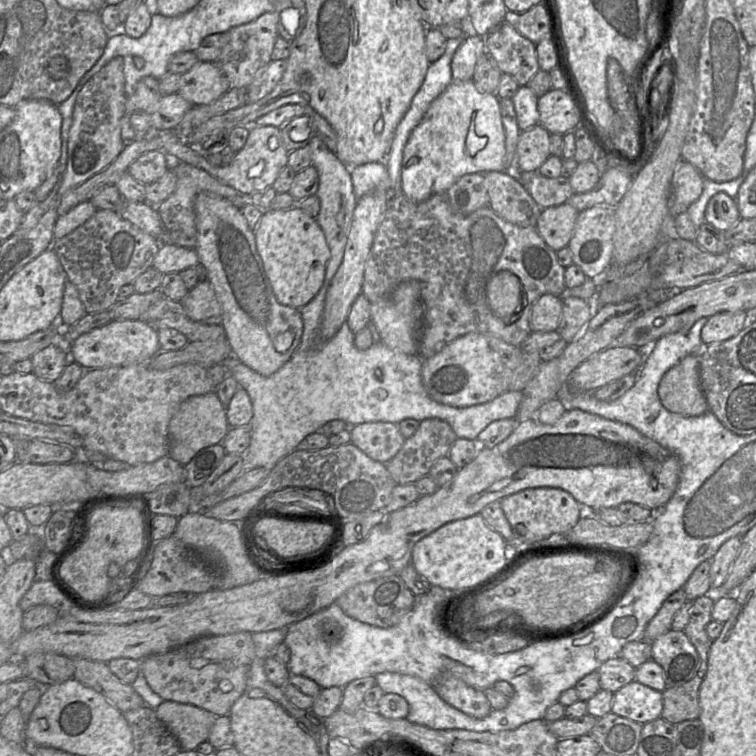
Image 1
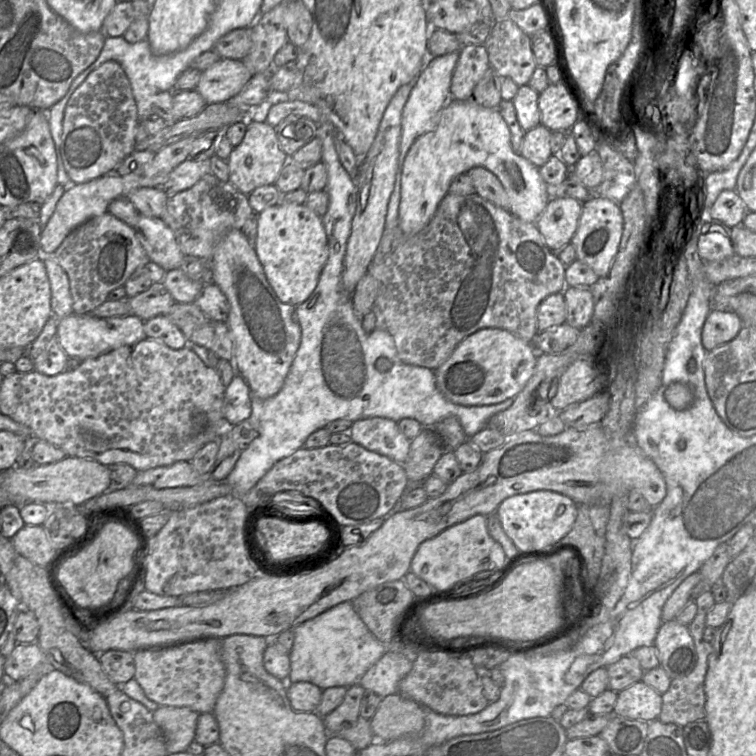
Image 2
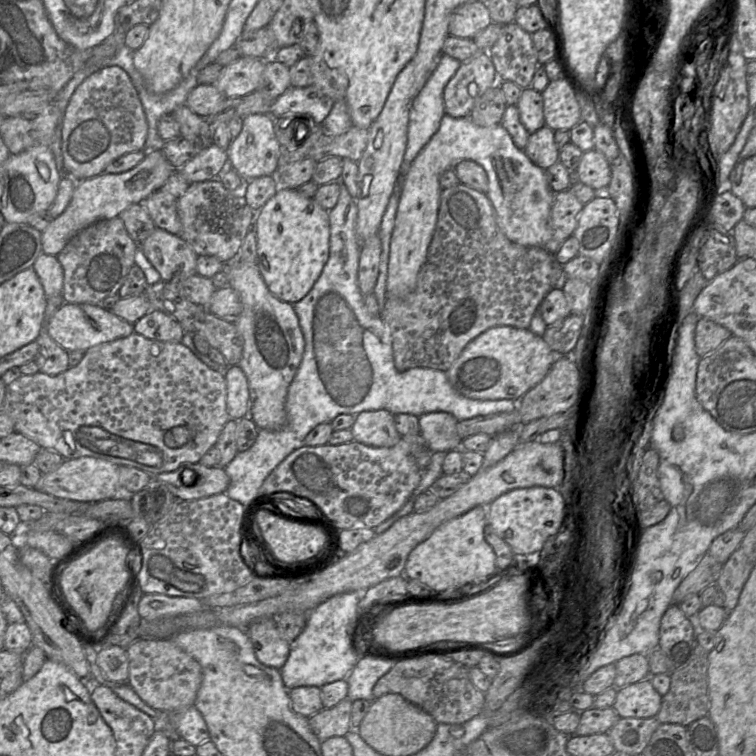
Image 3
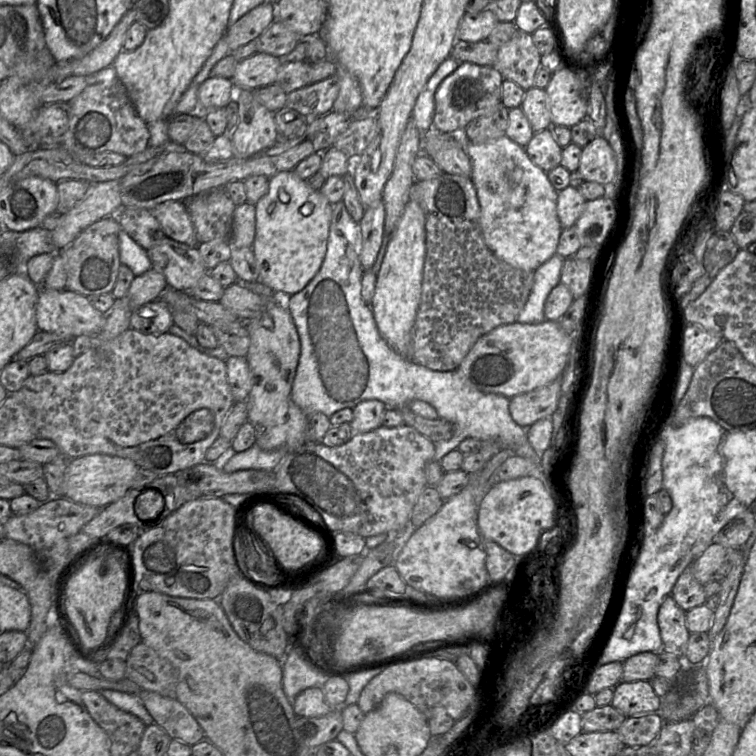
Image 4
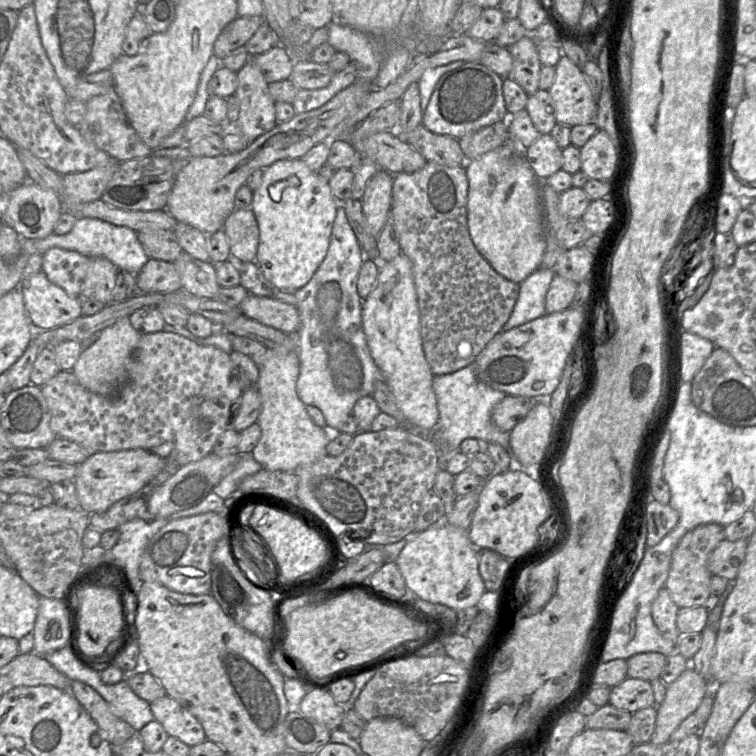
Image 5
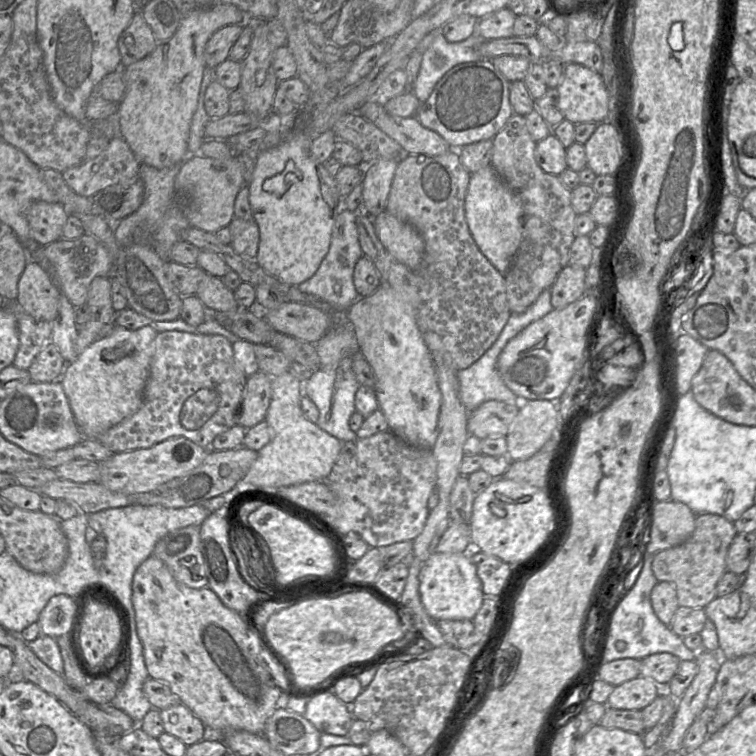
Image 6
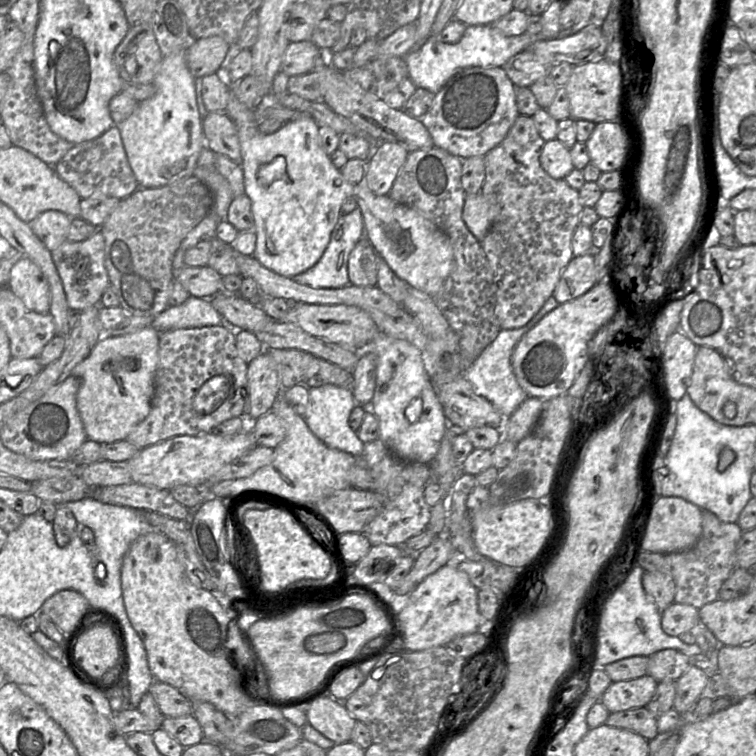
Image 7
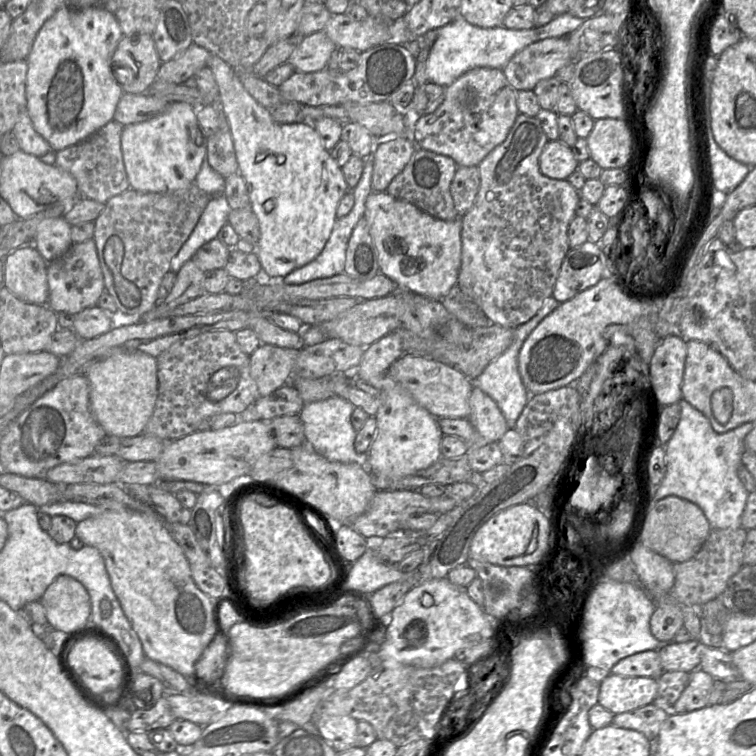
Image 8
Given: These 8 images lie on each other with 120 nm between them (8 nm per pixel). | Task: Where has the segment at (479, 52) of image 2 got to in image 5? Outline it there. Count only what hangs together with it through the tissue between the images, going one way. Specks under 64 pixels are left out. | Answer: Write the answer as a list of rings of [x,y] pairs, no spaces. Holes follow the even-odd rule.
[[[479,62],[464,63],[438,80],[428,106],[423,111],[421,124],[433,133],[460,139],[482,127],[508,120],[510,116],[503,96],[503,80]]]

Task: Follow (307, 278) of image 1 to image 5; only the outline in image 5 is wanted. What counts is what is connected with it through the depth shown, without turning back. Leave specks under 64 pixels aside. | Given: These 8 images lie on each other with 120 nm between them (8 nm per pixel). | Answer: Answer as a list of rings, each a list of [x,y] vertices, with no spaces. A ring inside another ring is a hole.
[[[301,159],[279,160],[264,170],[261,185],[253,192],[251,201],[259,228],[255,262],[277,289],[295,292],[311,280],[328,252],[338,206],[343,204],[334,199],[328,182],[310,170]]]

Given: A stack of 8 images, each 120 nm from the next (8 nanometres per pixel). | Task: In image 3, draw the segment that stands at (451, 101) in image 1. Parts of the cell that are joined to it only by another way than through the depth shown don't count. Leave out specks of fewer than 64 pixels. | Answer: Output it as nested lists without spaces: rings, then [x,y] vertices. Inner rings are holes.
[[[445,114],[437,132],[411,162],[401,183],[400,200],[390,242],[386,282],[387,298],[405,298],[414,291],[418,273],[426,260],[428,247],[437,222],[442,190],[439,177],[444,171],[453,169],[462,160],[473,160],[486,171],[488,176],[486,194],[495,210],[498,227],[510,241],[524,246],[544,247],[550,239],[549,217],[556,192],[551,188],[545,170],[535,165],[523,150],[516,147],[508,131],[501,124],[481,127],[476,125],[469,116],[455,118]]]

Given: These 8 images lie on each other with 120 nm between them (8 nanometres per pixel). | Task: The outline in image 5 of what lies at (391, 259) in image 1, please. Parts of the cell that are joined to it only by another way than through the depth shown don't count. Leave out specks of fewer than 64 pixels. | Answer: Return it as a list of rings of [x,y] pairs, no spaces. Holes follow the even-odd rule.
[[[427,162],[415,172],[393,176],[390,219],[401,253],[412,263],[423,350],[434,376],[450,374],[473,363],[508,321],[520,294],[520,283],[498,274],[476,249],[468,230],[467,199],[468,179],[464,165]]]

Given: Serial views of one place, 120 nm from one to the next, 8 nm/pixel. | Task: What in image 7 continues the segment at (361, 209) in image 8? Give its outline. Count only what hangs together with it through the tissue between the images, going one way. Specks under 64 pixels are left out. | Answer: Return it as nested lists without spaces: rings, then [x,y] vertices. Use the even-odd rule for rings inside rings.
[[[359,207],[349,214],[342,214],[334,227],[328,246],[320,260],[303,273],[292,276],[294,282],[307,285],[313,289],[336,289],[350,284],[348,278],[349,254],[356,244],[363,238],[363,216]]]

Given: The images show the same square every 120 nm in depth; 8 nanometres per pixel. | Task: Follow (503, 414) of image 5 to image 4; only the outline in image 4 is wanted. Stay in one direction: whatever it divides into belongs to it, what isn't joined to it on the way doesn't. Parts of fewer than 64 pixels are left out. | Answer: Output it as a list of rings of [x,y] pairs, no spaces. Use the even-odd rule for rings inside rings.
[[[560,378],[533,391],[510,399],[509,412],[521,427],[528,428],[538,420],[551,418],[561,393]]]

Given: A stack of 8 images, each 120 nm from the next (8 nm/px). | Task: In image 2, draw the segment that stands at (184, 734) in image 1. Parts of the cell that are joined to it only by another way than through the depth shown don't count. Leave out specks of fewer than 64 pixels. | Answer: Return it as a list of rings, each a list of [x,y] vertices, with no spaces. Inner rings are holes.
[[[159,706],[153,712],[154,720],[165,736],[168,754],[185,752],[195,740],[199,715],[187,707]]]

